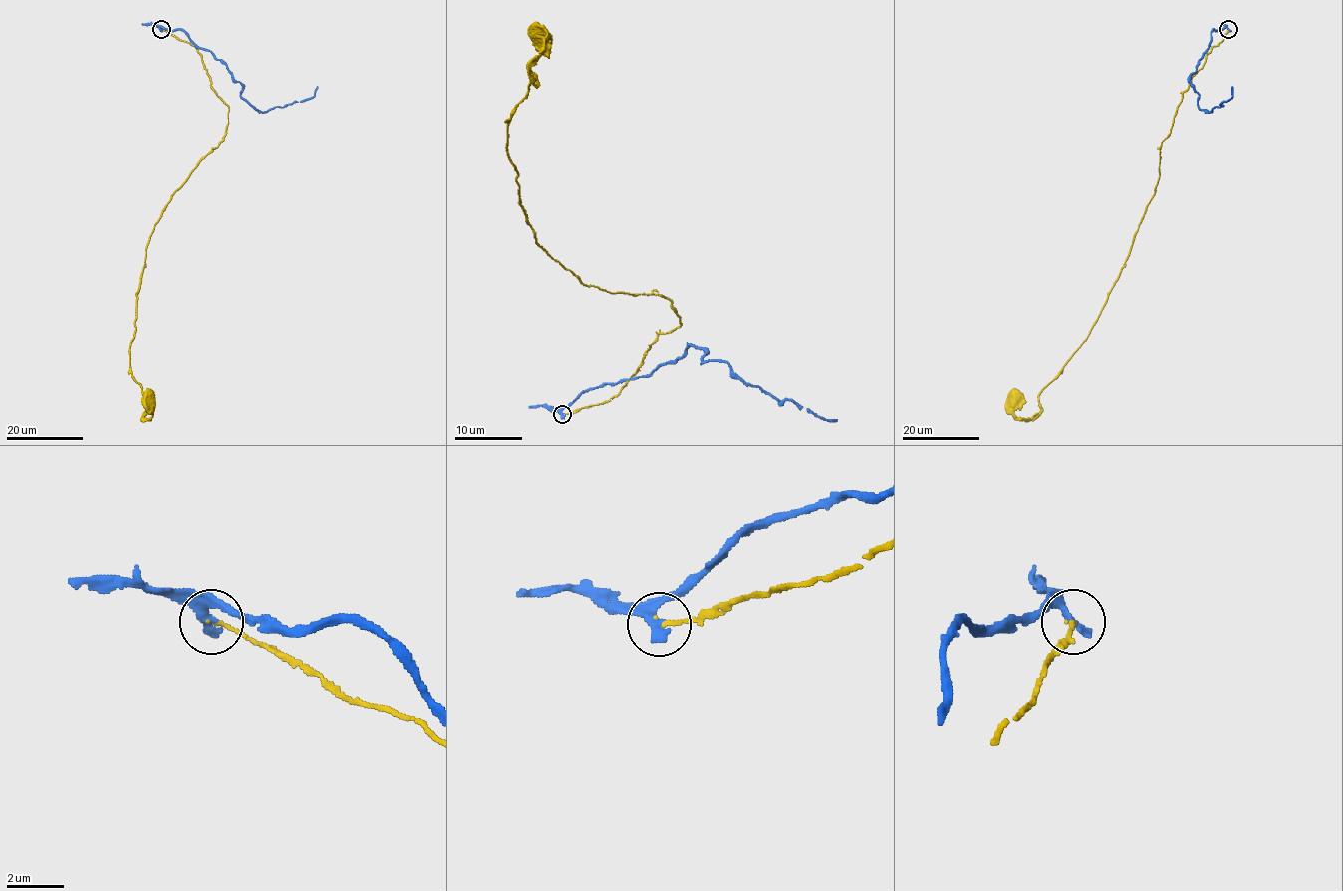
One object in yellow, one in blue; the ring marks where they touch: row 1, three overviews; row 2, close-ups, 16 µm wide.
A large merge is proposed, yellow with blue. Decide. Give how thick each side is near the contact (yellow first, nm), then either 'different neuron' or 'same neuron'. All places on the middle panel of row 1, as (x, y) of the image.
calibres 120 and 360 nm; same neuron

